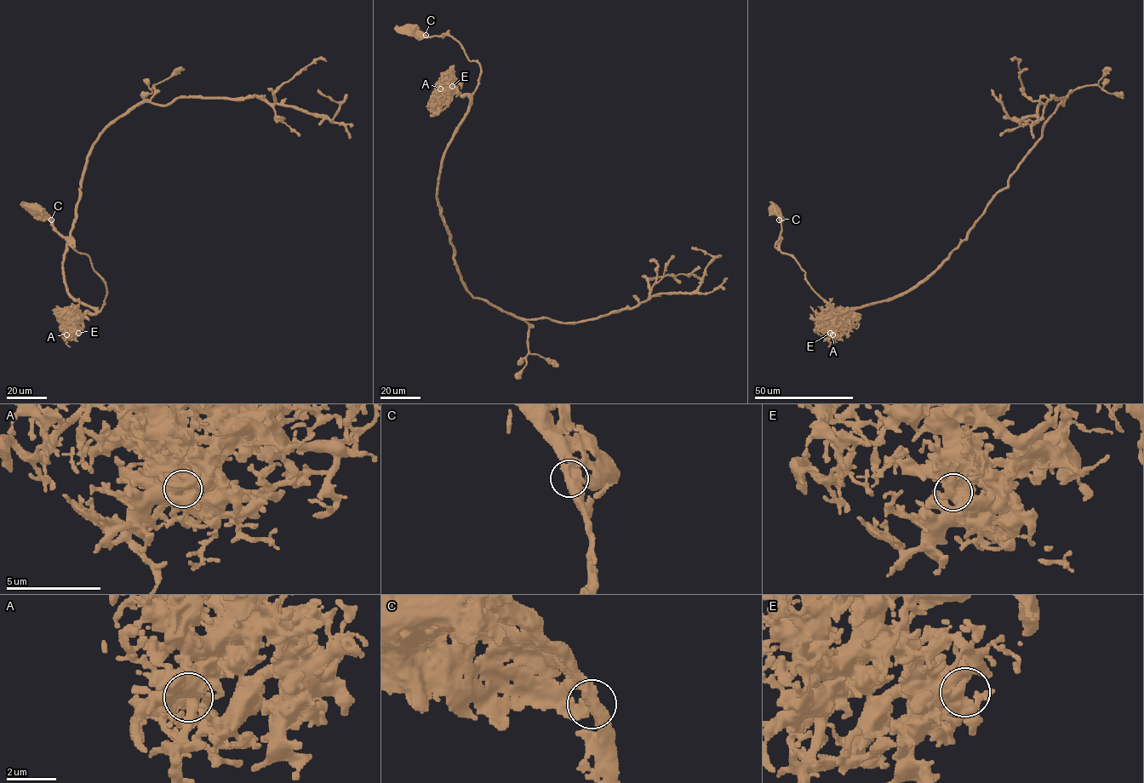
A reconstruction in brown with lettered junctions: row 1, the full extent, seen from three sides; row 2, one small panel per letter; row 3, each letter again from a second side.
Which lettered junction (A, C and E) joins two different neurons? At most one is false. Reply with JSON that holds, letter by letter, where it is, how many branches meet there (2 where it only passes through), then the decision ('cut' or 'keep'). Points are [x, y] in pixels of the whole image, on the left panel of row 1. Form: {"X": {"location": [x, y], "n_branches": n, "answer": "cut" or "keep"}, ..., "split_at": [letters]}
{"A": {"location": [66, 334], "n_branches": 3, "answer": "keep"}, "C": {"location": [51, 220], "n_branches": 3, "answer": "keep"}, "E": {"location": [78, 333], "n_branches": 3, "answer": "keep"}, "split_at": []}

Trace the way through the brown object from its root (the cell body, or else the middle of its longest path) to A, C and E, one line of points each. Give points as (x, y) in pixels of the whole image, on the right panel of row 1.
A: (775, 209), (782, 215), (780, 249), (795, 260), (810, 287), (839, 312), (832, 325), (832, 334)
C: (775, 209), (779, 220)
E: (775, 209), (782, 215), (780, 249), (795, 260), (804, 271), (804, 278), (810, 287), (839, 312), (830, 333)

